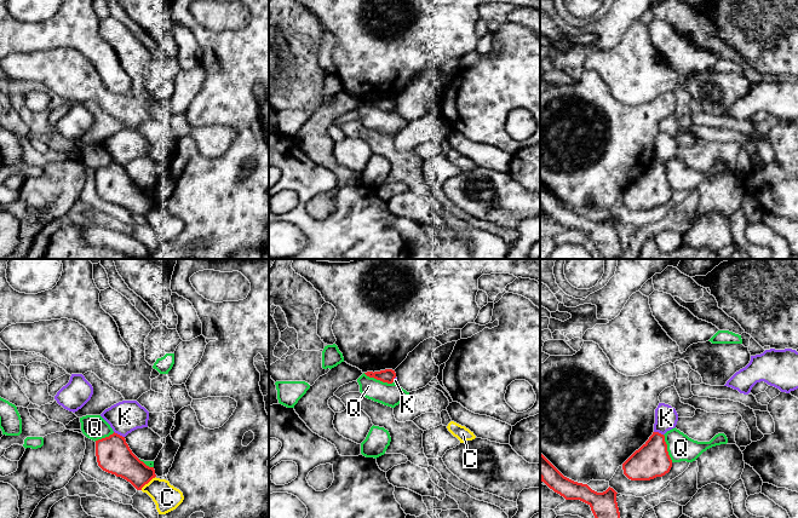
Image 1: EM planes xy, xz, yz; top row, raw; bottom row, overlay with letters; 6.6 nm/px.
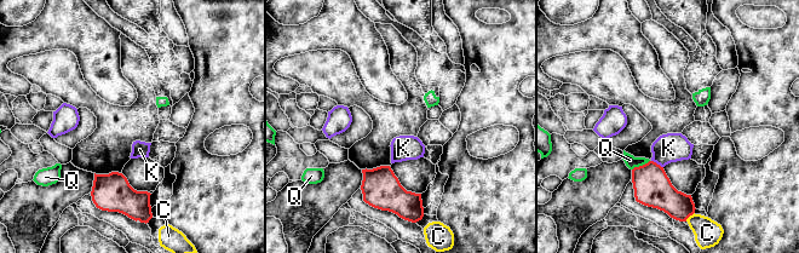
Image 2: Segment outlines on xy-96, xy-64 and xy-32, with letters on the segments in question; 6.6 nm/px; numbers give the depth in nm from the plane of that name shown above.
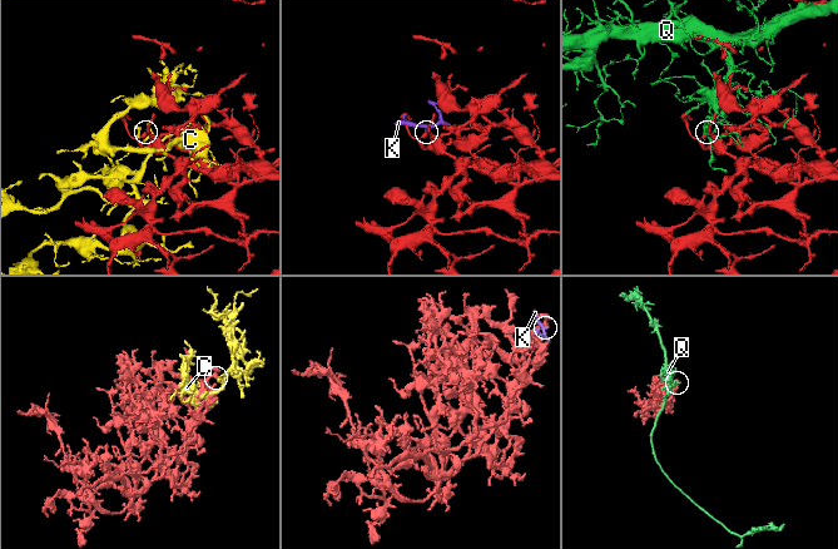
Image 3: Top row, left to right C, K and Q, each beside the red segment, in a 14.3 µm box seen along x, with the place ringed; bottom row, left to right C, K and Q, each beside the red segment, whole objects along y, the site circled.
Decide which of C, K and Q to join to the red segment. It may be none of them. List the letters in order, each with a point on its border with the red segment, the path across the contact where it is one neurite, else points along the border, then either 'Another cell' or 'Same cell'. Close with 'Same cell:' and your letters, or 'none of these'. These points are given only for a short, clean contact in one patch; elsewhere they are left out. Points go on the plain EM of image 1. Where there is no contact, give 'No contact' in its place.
C: Touches red at xy (148, 211). Another cell
K: Touches red at xy (119, 163). Boundary: xy (114, 160), (124, 166). Another cell
Q: Touches red at xz (378, 108). Another cell
Same cell: none of these

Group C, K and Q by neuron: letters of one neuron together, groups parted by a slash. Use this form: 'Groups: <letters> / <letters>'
Groups: C / K / Q

